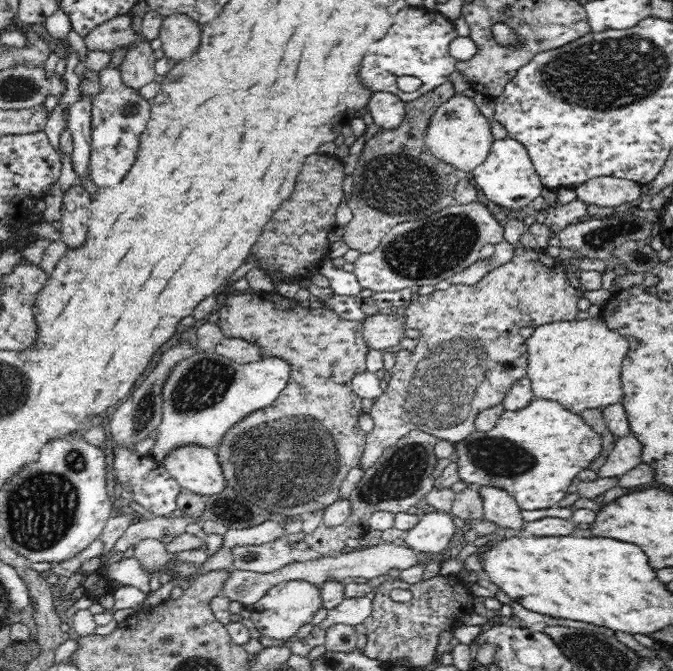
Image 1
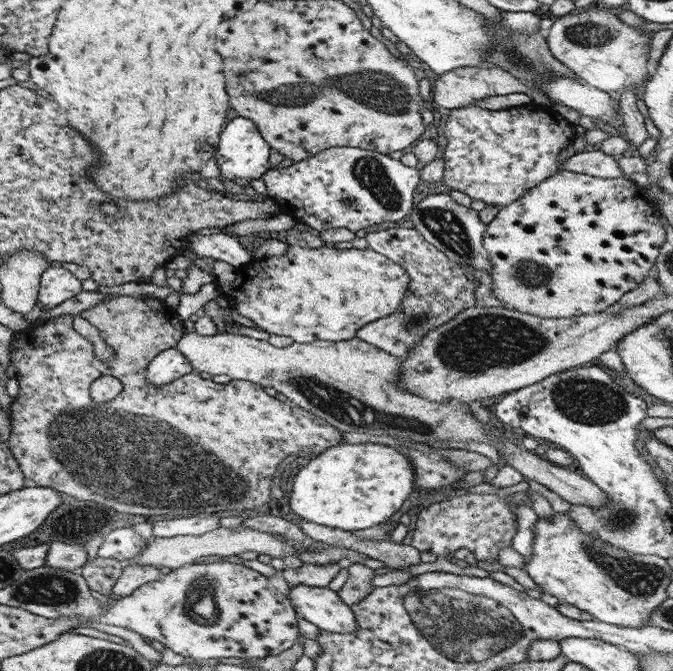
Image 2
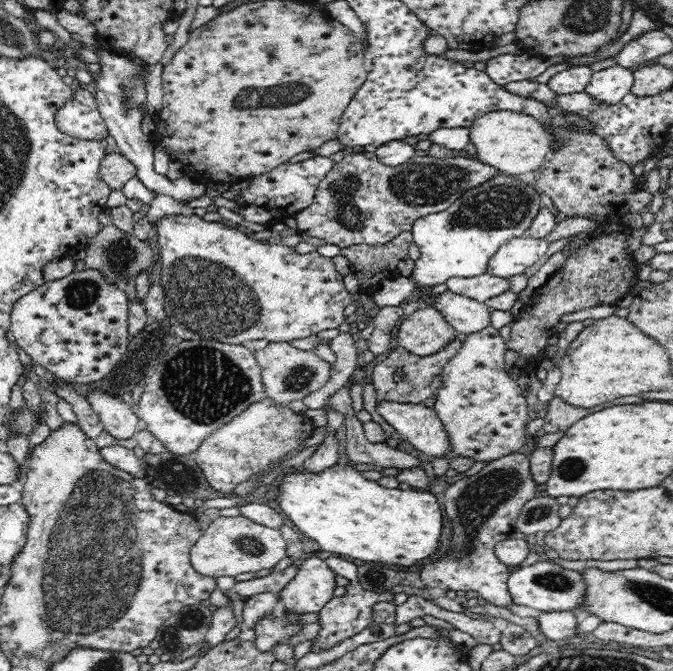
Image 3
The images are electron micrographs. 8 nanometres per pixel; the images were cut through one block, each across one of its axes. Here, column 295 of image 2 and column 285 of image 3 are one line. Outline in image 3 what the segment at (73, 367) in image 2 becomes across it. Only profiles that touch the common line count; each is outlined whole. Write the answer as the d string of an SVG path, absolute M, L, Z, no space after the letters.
M265 397L244 410L243 414L232 418L228 424L211 432L194 451L193 461L202 470L209 485L226 496L236 484L298 448L314 429L308 417L295 414L288 405L276 405Z

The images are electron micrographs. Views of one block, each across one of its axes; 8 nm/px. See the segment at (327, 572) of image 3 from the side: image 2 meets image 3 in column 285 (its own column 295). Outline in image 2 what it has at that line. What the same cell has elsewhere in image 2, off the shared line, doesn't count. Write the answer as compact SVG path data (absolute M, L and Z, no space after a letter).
M301 584L299 586L289 586L287 596L295 610L294 612L297 611L301 618L311 622L320 630L339 632L339 634L347 634L347 632L355 632L357 630L357 623L355 623L351 607L343 604L338 594L328 587L315 588Z

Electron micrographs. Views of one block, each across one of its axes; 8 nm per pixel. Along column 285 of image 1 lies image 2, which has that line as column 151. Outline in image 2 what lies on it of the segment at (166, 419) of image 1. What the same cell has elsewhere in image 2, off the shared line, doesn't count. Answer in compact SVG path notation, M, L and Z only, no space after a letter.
M177 348L162 350L147 363L145 369L145 384L151 388L169 388L176 380L189 378L191 364Z

